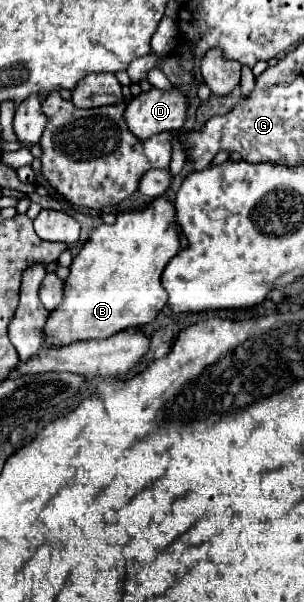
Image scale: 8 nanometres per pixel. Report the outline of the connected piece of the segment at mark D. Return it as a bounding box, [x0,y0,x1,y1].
[124,88,188,140]

